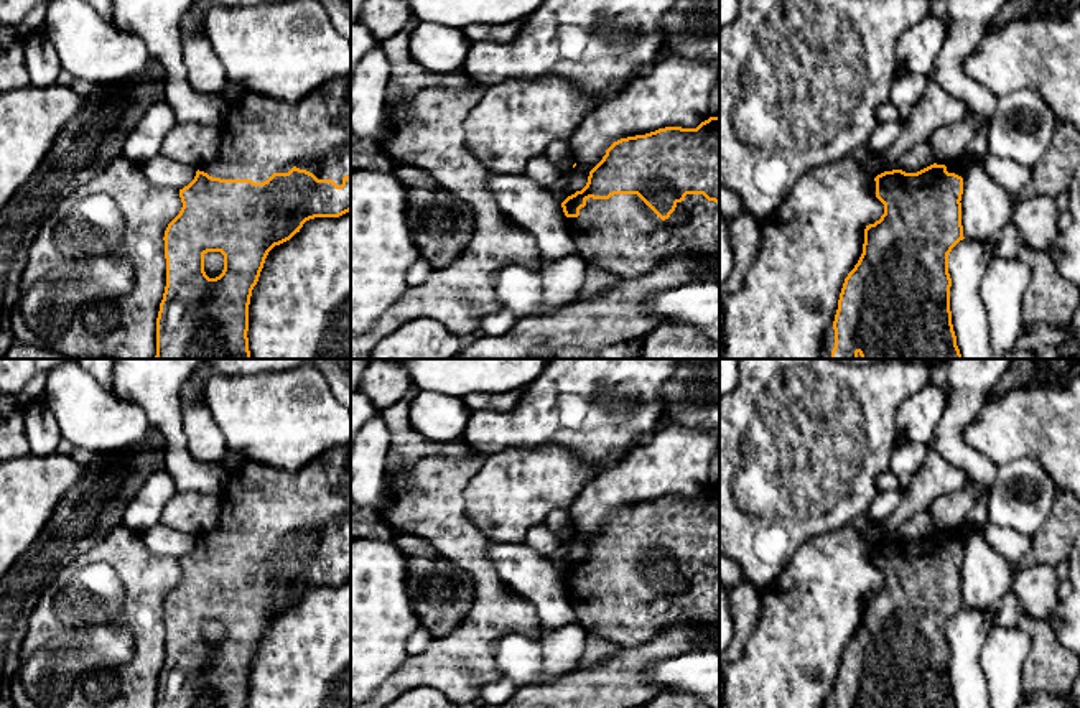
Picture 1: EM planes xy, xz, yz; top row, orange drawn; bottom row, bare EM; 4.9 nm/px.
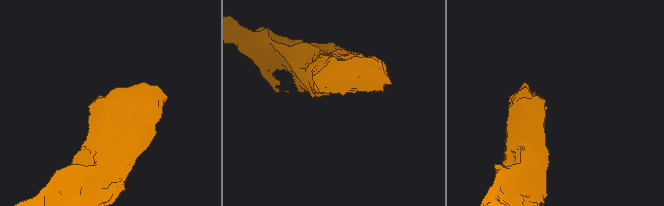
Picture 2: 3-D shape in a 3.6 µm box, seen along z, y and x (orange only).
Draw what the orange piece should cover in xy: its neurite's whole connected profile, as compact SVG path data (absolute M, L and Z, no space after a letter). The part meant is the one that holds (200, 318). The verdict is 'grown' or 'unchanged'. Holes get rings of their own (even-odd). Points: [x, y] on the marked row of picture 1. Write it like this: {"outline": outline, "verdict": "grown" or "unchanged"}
{"outline": "M351 74L328 81L296 104L247 92L229 104L219 128L222 142L216 156L179 189L183 207L165 231L166 286L156 318L155 359L250 359L249 305L268 252L306 221L351 211ZM207 252L224 255L224 270L216 278L204 272Z", "verdict": "grown"}

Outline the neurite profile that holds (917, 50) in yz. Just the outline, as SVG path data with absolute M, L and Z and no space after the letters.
M927 15L899 40L899 71L924 72L930 76L945 38L947 25L943 18Z

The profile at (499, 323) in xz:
M500 310L482 316L479 333L482 336L504 336L515 323L517 318L512 313Z

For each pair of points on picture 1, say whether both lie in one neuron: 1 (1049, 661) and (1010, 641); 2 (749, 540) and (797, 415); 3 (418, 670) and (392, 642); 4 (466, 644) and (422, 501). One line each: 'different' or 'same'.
1: different
2: same
3: different
4: same

